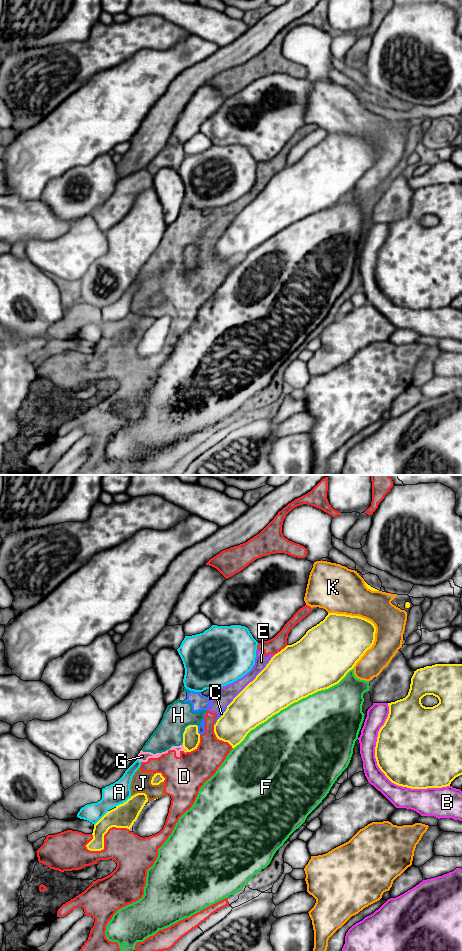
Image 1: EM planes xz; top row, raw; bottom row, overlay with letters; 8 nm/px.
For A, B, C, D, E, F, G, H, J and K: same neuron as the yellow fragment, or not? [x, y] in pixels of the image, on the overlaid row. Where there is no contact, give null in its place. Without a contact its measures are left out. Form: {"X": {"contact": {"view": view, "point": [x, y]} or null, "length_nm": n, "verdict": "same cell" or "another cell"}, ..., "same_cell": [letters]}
{"A": {"contact": {"view": "xz", "point": [124, 802]}, "length_nm": 160, "verdict": "another cell"}, "B": {"contact": {"view": "xz", "point": [381, 770]}, "length_nm": 850, "verdict": "another cell"}, "C": {"contact": {"view": "xz", "point": [197, 730]}, "length_nm": 80, "verdict": "another cell"}, "D": {"contact": {"view": "xz", "point": [103, 838]}, "length_nm": 380, "verdict": "another cell"}, "E": {"contact": {"view": "xz", "point": [252, 681]}, "length_nm": 550, "verdict": "another cell"}, "F": {"contact": {"view": "xz", "point": [292, 703]}, "length_nm": 1150, "verdict": "another cell"}, "G": {"contact": {"view": "xz", "point": [183, 746]}, "length_nm": 80, "verdict": "another cell"}, "H": {"contact": {"view": "xz", "point": [185, 730]}, "length_nm": 190, "verdict": "another cell"}, "J": {"contact": {"view": "xz", "point": [156, 784]}, "length_nm": 110, "verdict": "another cell"}, "K": {"contact": {"view": "xz", "point": [373, 624]}, "length_nm": 500, "verdict": "another cell"}, "same_cell": []}

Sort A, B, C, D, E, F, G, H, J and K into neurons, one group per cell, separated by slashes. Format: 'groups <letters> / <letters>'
groups A / B / C D E G H J / F / K

